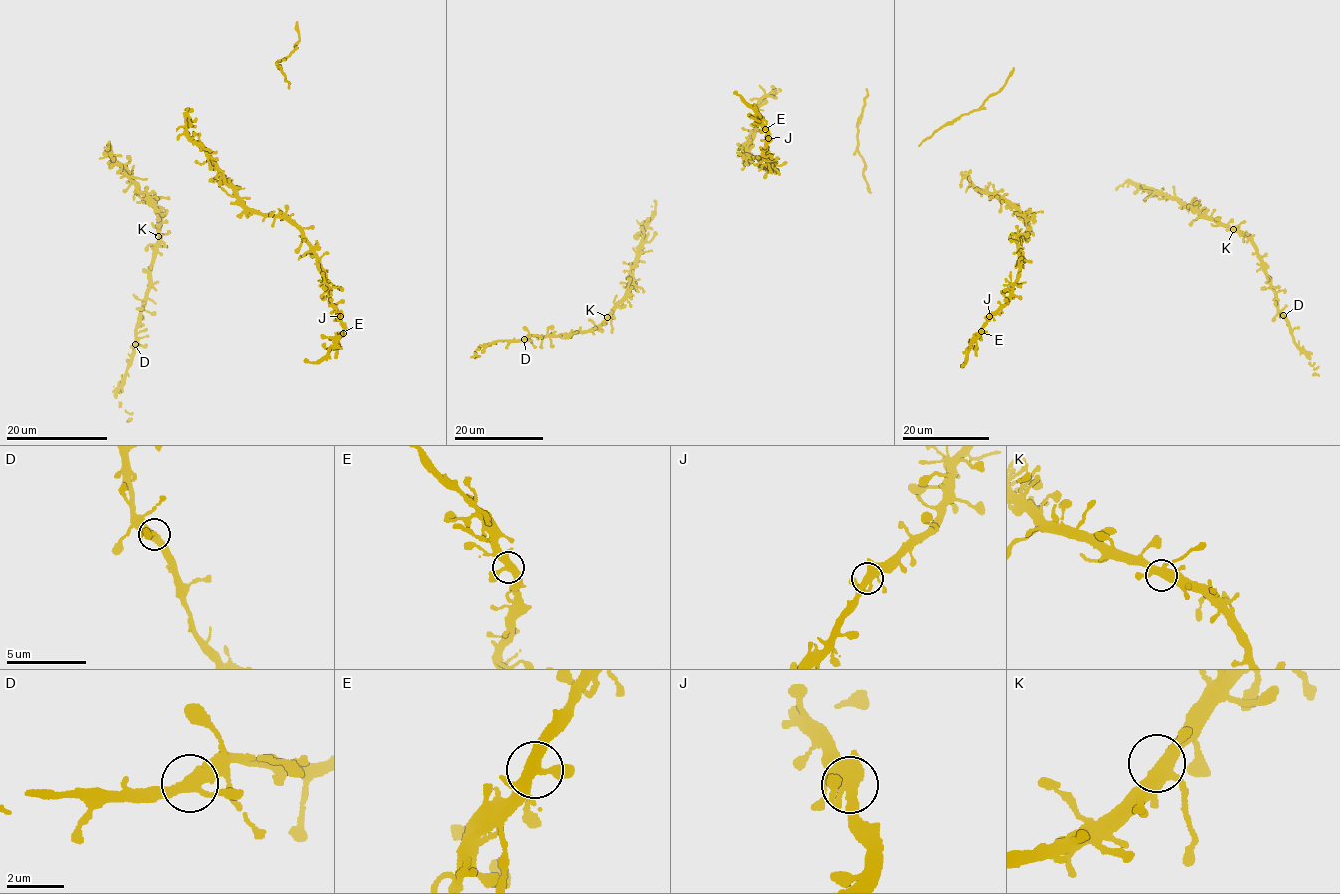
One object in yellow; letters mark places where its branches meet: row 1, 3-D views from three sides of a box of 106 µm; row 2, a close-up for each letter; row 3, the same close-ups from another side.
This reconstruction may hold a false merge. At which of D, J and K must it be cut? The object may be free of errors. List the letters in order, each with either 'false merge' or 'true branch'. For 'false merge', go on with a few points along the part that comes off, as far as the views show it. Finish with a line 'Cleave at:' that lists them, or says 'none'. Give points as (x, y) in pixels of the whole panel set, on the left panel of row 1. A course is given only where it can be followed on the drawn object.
D: true branch
J: true branch
K: true branch
Cleave at: none

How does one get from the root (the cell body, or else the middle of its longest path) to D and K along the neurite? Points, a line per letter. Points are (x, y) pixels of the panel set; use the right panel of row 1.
D: (1115, 188), (1132, 182), (1191, 203), (1202, 215), (1233, 227), (1251, 242), (1283, 315)
K: (1115, 188), (1132, 182), (1149, 191), (1157, 190), (1191, 203), (1202, 215), (1233, 229)

